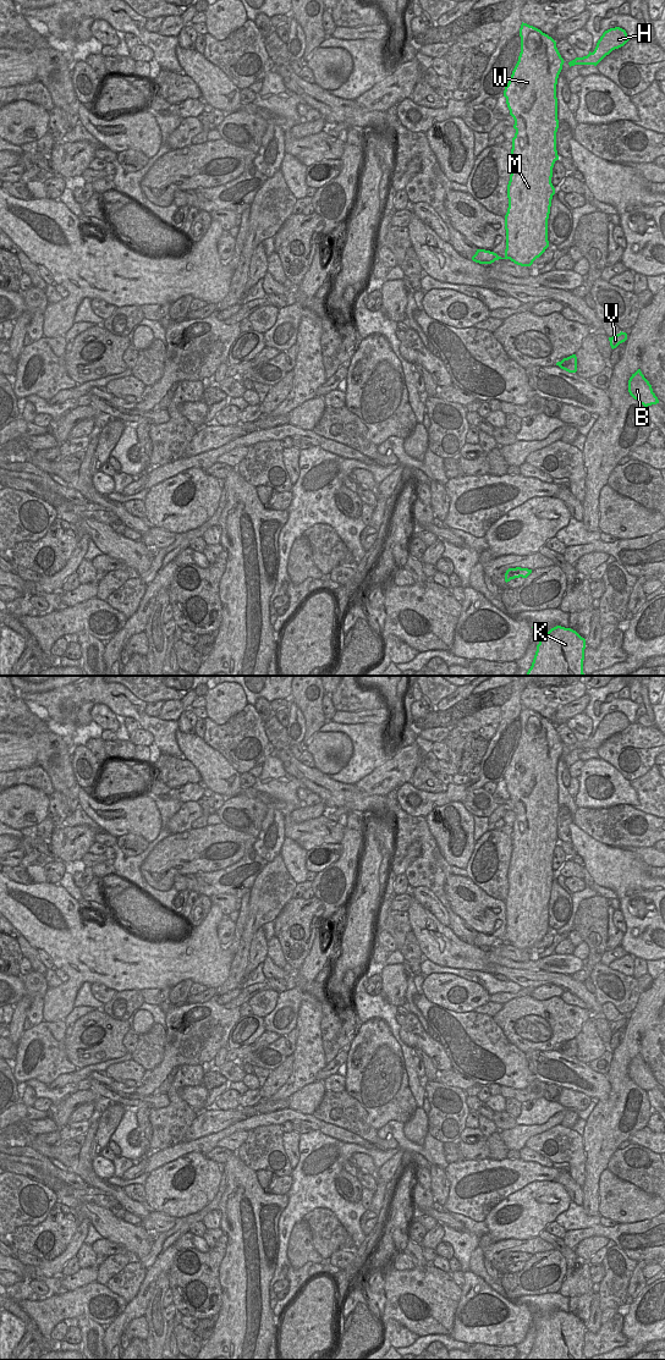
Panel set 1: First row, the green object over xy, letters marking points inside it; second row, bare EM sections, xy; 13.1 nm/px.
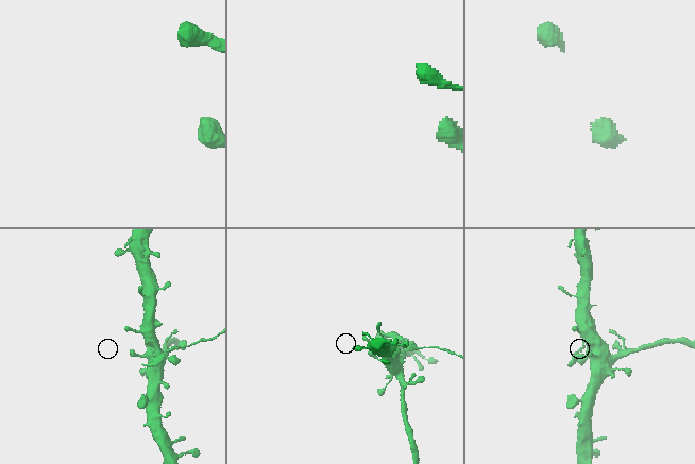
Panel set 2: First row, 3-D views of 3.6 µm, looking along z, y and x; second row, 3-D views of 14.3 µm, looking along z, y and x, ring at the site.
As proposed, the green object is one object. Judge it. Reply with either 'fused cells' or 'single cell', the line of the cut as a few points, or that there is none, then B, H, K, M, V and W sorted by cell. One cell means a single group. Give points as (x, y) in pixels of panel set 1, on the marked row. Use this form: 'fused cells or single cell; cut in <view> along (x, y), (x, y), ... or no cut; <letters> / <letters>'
fused cells; cut in xy along (559, 362), (560, 365); B H K M W / V

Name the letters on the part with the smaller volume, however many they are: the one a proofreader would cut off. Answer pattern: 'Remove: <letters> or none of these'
Remove: V.

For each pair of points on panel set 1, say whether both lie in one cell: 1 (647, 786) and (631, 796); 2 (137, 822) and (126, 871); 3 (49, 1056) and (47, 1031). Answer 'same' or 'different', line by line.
1: different
2: different
3: same

